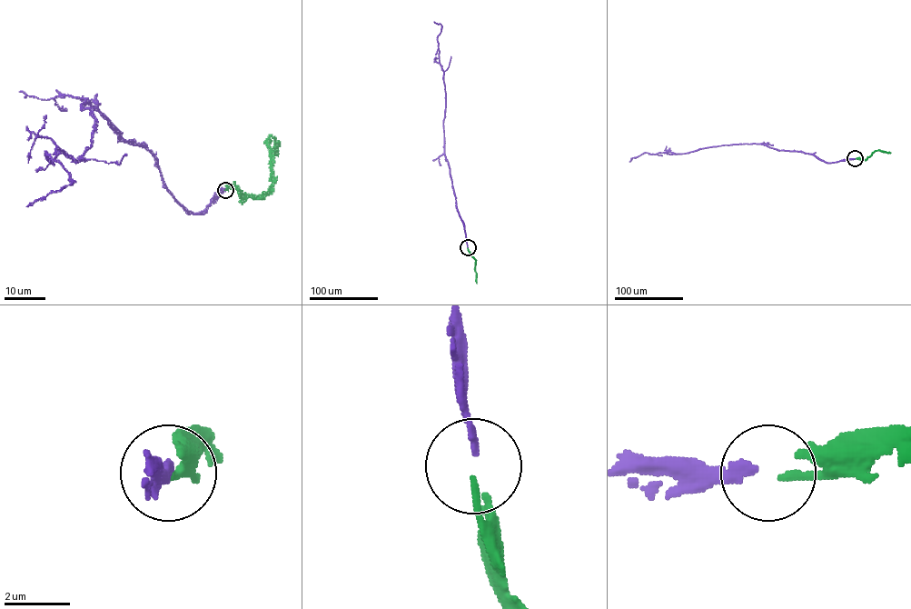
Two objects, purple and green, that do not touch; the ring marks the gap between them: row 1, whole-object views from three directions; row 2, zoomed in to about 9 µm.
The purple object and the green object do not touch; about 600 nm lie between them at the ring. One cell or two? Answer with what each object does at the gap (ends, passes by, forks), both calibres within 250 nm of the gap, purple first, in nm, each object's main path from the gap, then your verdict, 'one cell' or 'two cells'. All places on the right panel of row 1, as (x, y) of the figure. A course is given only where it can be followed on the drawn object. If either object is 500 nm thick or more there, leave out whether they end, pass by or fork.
purple ends there; green ends there; 280 nm thick on the purple side, 240 nm on the other; purple runs (855, 158), (827, 163), (809, 154), (755, 144), (712, 146), (681, 154), (644, 153), (629, 162); green runs (856, 159), (866, 159), (878, 150), (891, 153); one cell

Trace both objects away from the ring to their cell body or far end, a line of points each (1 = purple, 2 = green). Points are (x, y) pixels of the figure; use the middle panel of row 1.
1: (468, 247), (444, 153), (445, 92), (437, 41), (441, 25), (434, 22)
2: (468, 248), (475, 260), (477, 284)

